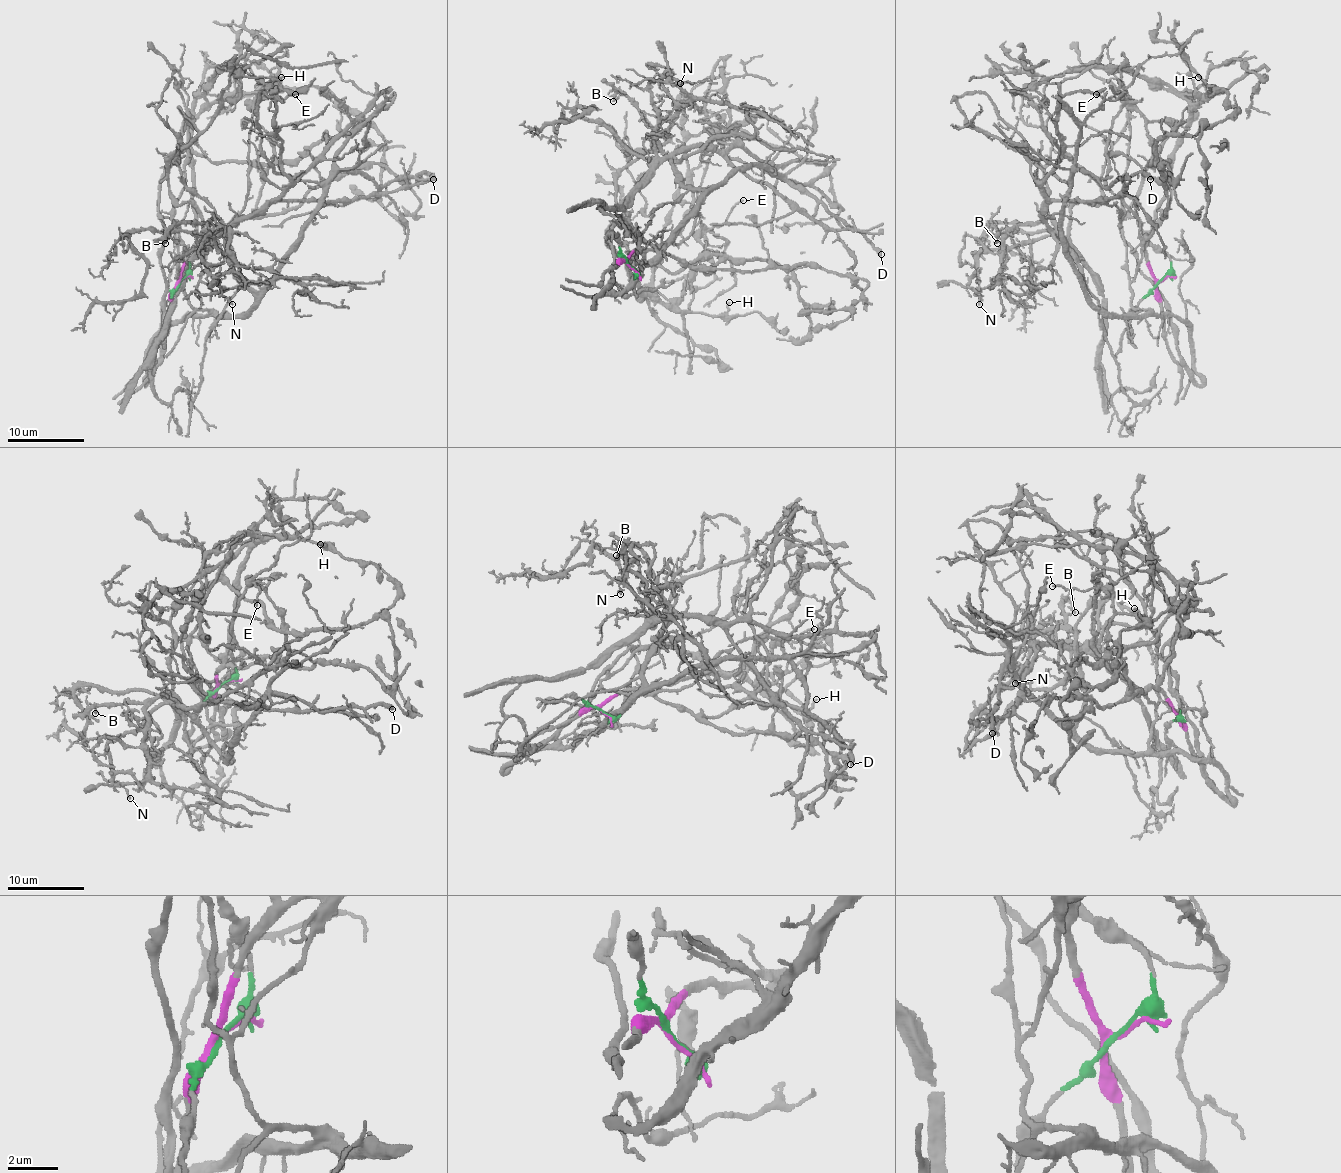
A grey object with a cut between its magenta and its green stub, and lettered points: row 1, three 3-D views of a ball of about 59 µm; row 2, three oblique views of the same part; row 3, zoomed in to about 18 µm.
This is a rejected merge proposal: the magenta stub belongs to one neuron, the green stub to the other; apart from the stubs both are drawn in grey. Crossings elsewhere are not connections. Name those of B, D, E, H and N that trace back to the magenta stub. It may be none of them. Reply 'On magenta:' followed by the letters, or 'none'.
On magenta: E, H

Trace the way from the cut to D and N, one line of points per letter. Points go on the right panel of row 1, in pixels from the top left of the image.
D: (1160, 282), (1170, 258), (1125, 218), (1191, 372), (1191, 328), (1104, 314), (1062, 237), (1075, 170), (1150, 179)
N: (1160, 282), (1170, 258), (1125, 218), (1191, 372), (1191, 328), (1104, 314), (1048, 218), (1006, 233), (979, 305)

